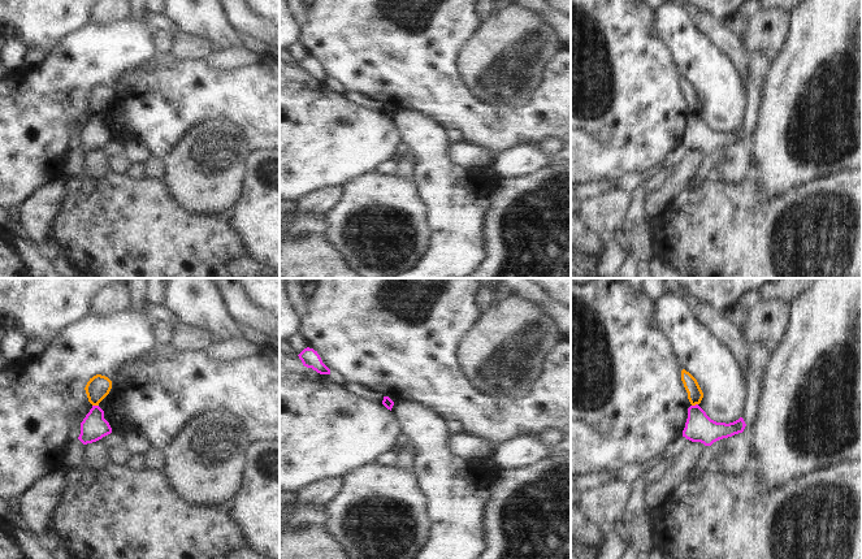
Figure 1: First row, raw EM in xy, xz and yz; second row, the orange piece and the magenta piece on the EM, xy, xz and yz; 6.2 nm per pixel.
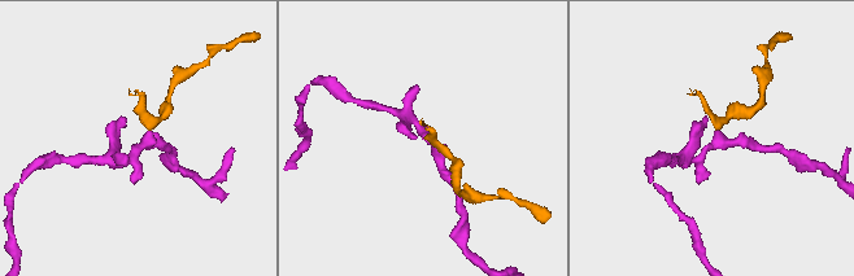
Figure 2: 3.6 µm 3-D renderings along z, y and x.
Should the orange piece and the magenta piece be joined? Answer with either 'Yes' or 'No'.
No

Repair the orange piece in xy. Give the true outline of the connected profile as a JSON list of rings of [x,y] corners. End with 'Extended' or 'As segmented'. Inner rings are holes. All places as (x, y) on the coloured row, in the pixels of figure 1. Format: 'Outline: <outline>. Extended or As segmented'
Outline: [[[96,374],[87,382],[85,390],[88,402],[92,406],[99,406],[99,403],[109,394],[112,389],[112,381],[101,374]]]. As segmented

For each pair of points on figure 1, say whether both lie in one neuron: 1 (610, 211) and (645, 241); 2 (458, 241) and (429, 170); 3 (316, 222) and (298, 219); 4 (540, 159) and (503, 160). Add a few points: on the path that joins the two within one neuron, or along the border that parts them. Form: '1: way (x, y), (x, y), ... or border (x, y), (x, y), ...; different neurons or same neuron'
1: border (632, 194), (628, 211), (619, 228); different neurons
2: way (455, 224), (455, 202), (444, 187); same neuron
3: way (312, 222), (302, 222); same neuron
4: way (531, 159), (512, 160); same neuron

